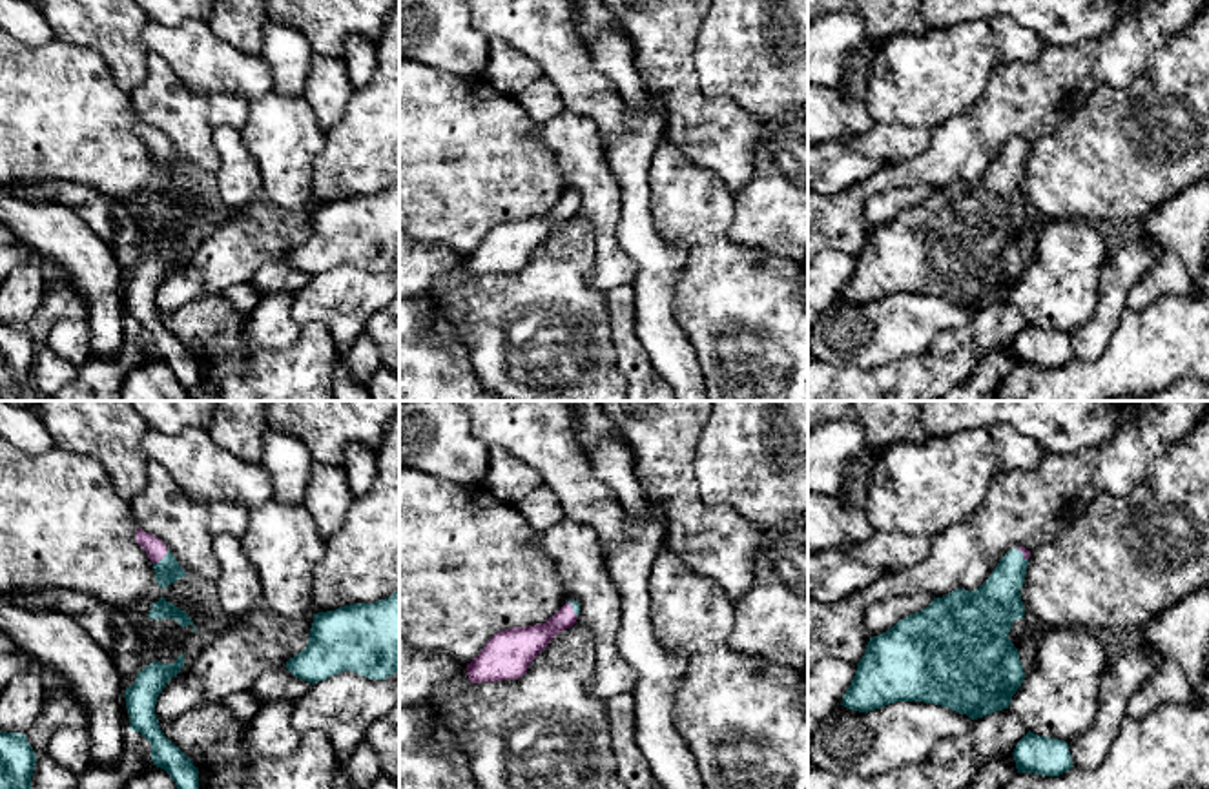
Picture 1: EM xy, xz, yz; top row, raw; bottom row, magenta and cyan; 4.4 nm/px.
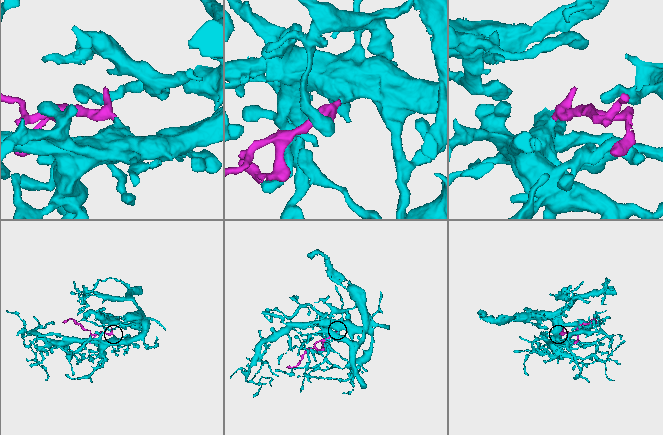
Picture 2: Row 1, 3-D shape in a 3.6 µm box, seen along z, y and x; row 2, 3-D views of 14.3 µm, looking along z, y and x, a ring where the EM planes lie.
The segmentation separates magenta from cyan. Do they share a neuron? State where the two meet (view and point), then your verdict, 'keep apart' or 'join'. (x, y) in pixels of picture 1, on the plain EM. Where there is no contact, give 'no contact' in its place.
xy (161, 150) | join

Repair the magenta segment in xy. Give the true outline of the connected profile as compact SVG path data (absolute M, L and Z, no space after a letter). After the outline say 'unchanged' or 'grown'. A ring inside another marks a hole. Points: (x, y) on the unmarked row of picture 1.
M139 120L135 131L151 151L155 160L155 173L162 179L162 182L186 168L184 160L177 155L175 148L157 128L151 128Z; grown

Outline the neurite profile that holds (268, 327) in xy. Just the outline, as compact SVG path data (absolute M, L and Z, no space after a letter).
M294 293L263 295L246 317L241 350L274 352L295 344L301 326L292 319L292 304Z

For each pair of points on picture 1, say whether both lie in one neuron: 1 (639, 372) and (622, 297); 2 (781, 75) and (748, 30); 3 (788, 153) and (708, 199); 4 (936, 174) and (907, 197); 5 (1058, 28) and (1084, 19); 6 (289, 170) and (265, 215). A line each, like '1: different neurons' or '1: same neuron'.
1: same neuron
2: same neuron
3: different neurons
4: different neurons
5: same neuron
6: different neurons

